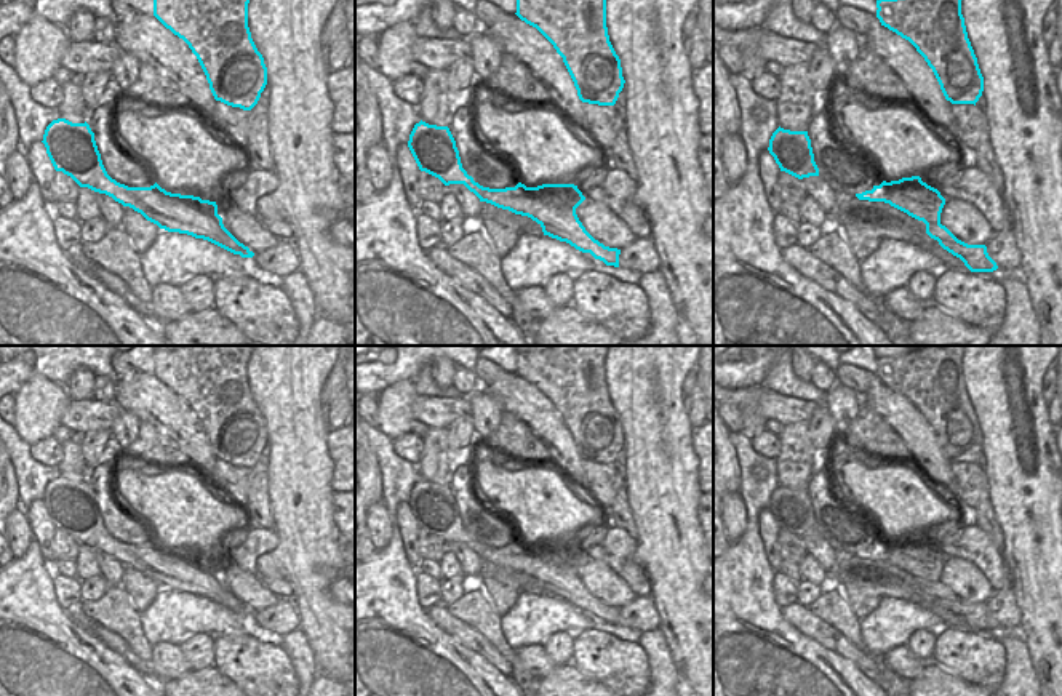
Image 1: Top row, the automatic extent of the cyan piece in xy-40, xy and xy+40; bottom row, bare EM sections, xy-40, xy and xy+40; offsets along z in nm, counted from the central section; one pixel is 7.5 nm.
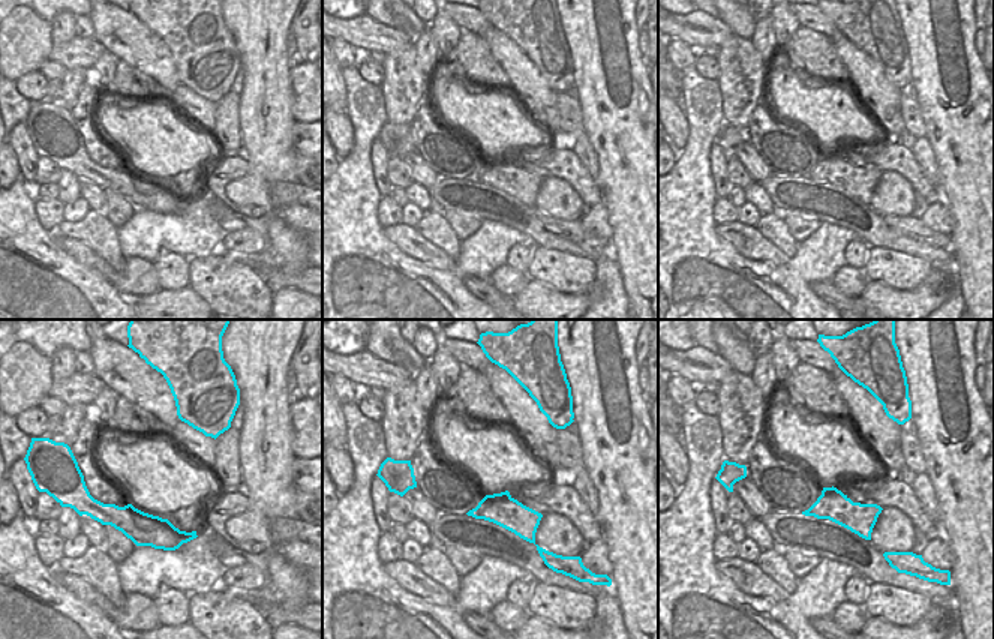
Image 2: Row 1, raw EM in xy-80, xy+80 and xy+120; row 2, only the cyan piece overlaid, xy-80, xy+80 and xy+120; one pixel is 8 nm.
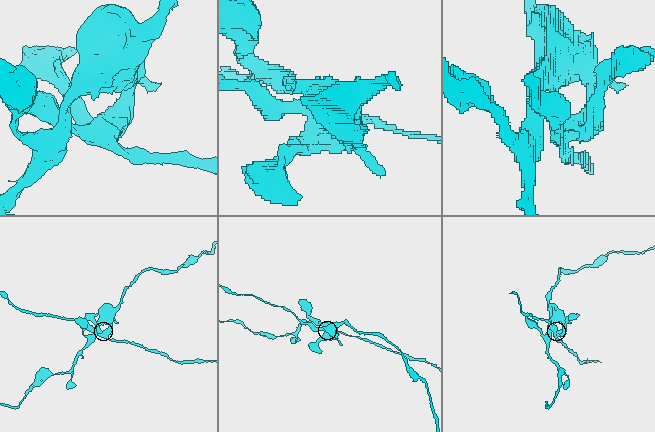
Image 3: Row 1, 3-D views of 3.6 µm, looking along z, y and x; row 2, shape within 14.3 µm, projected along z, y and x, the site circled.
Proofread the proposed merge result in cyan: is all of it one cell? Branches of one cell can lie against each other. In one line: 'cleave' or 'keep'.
cleave

